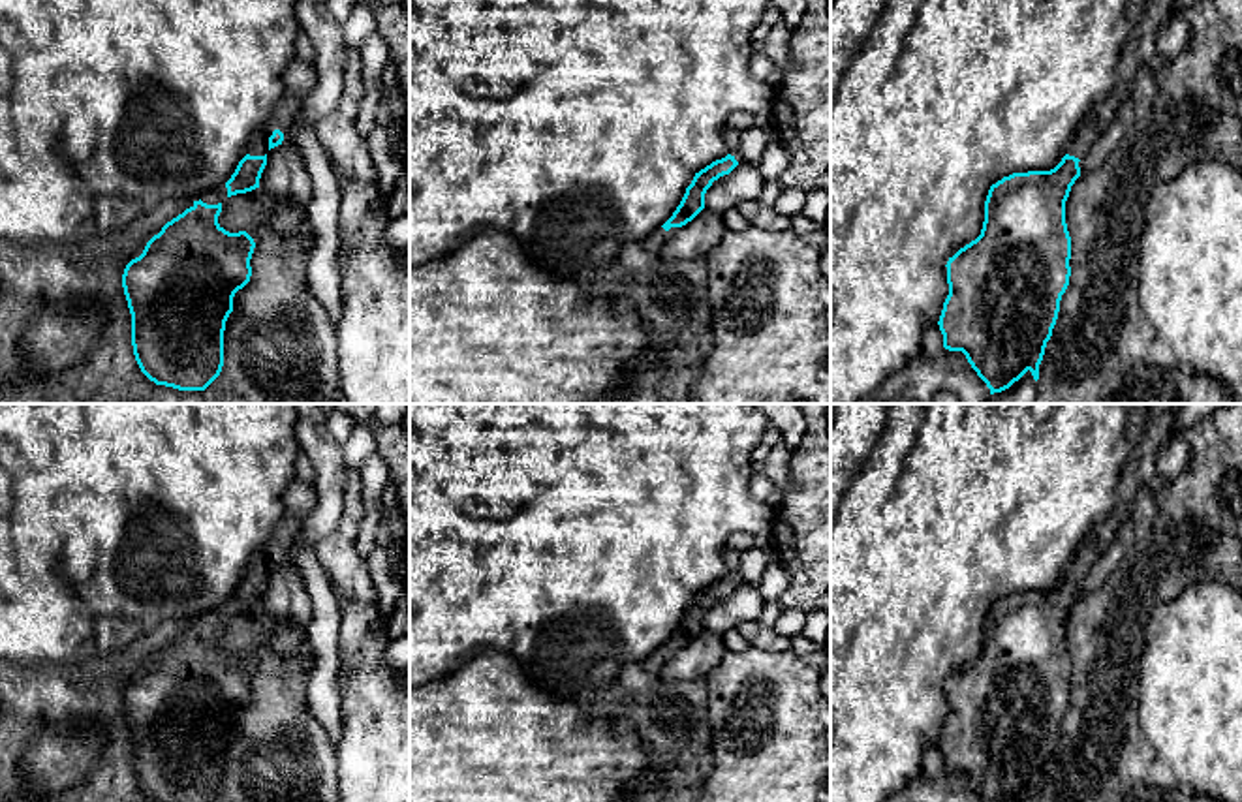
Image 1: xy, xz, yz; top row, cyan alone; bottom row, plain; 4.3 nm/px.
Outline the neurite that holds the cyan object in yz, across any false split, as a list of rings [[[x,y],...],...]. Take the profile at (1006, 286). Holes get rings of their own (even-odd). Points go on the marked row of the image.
[[[1180,0],[1146,2],[1144,17],[1131,30],[1122,49],[1112,90],[1080,122],[1062,162],[1050,171],[1013,173],[992,184],[985,201],[981,235],[949,257],[945,265],[949,295],[938,321],[943,347],[962,351],[990,394],[1009,389],[1028,370],[1035,381],[1039,379],[1039,364],[1071,276],[1065,201],[1080,177],[1079,162],[1088,148],[1088,141],[1103,133],[1122,103],[1131,98],[1139,69],[1156,54],[1161,24],[1178,11]]]

